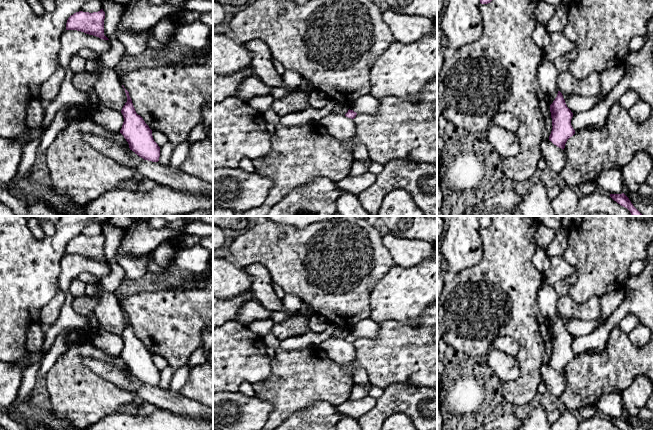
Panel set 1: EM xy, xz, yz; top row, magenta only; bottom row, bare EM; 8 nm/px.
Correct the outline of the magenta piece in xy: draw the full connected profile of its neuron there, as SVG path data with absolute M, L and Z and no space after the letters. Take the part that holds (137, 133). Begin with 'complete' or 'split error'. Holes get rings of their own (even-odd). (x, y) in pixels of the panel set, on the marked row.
complete | M125 88L124 90L127 102L121 110L124 122L120 133L128 142L130 150L135 154L144 160L158 162L160 147L153 139L152 130L143 118L136 113L129 92Z

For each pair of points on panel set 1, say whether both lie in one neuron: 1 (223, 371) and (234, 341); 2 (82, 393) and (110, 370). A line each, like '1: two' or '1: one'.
1: one
2: two

